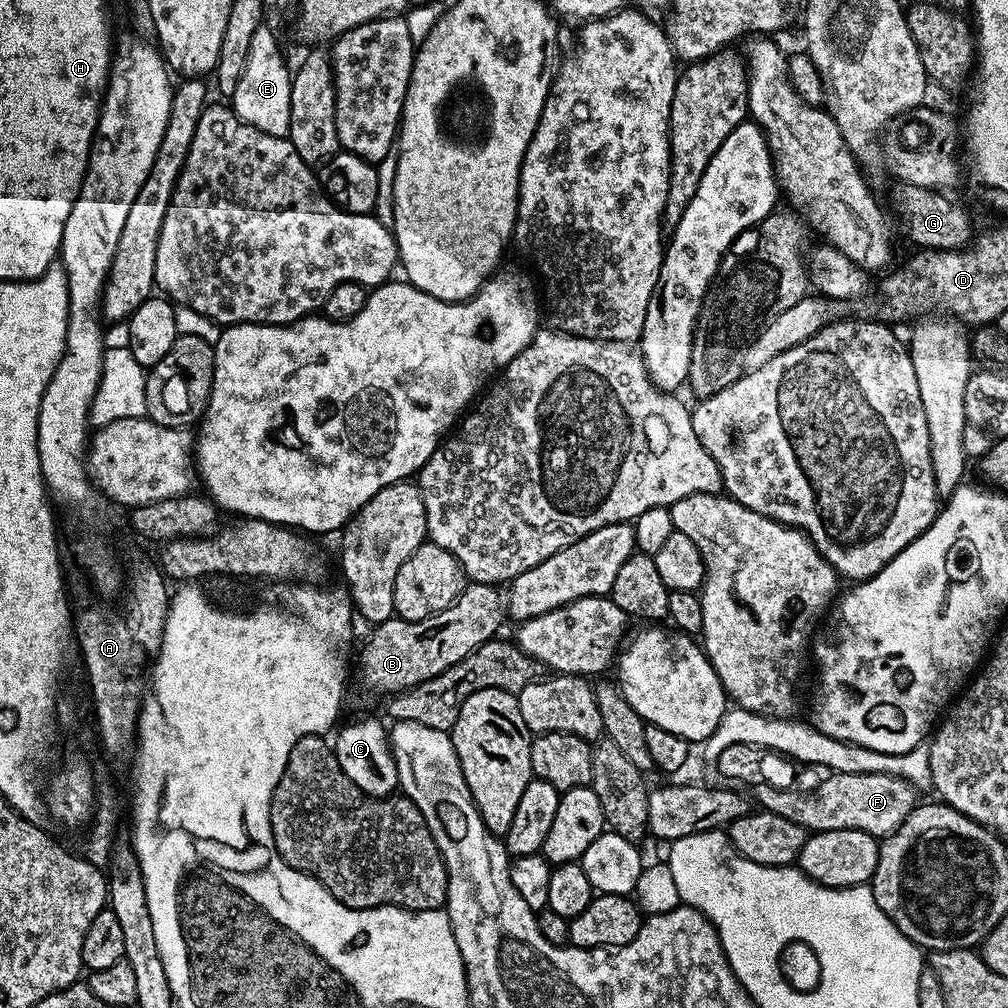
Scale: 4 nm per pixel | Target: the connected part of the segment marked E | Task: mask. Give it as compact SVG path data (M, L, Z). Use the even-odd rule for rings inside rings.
M261 26L254 30L254 38L250 42L250 54L246 54L246 66L238 78L238 86L231 94L230 107L242 122L254 126L260 132L265 132L271 136L287 137L290 130L290 90L292 89L293 73L288 72L284 65L284 56L280 53L280 44L276 41L274 33L268 26Z

